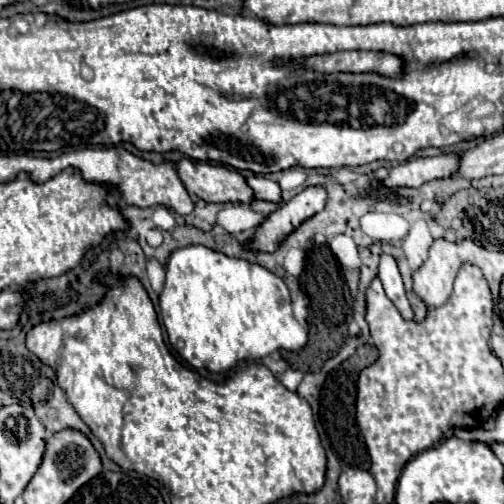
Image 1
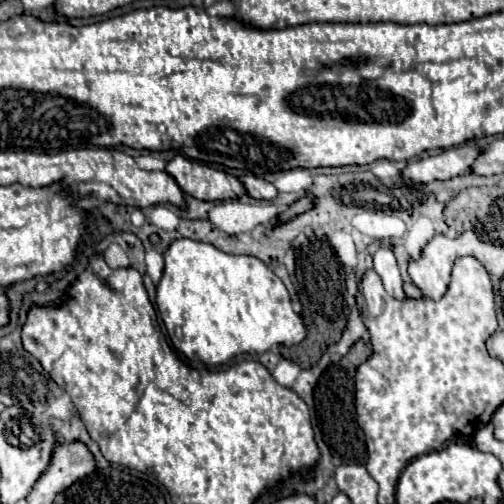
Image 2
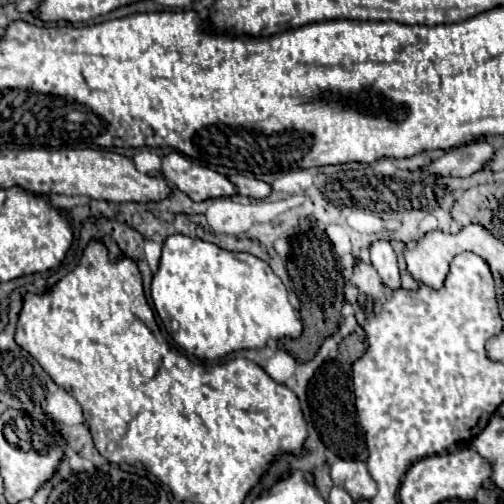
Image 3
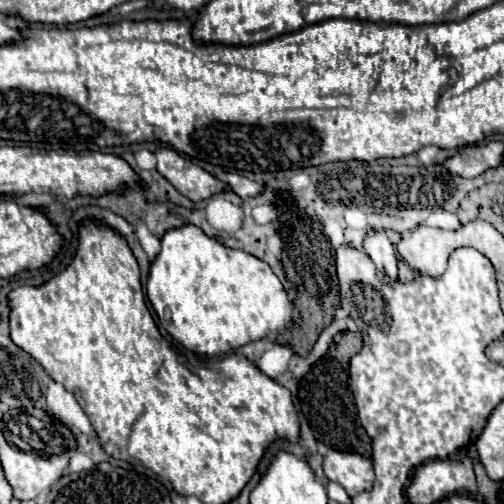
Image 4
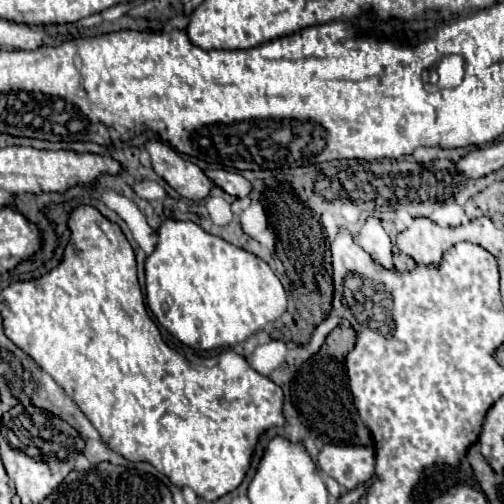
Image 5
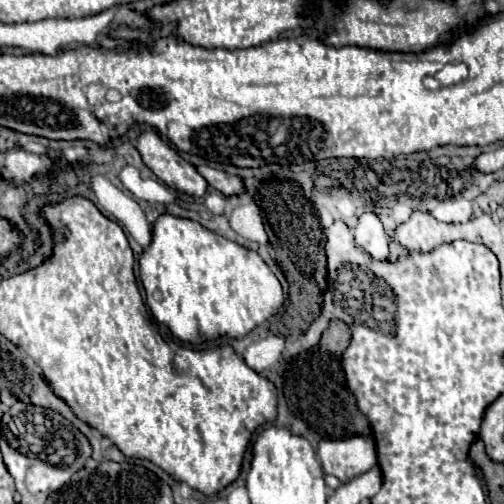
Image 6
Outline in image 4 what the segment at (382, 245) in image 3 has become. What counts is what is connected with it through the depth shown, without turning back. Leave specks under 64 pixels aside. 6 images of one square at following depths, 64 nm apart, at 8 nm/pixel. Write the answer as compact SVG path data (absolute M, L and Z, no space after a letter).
M370 232L364 240L364 250L380 272L384 272L390 280L398 280L396 250L384 232Z

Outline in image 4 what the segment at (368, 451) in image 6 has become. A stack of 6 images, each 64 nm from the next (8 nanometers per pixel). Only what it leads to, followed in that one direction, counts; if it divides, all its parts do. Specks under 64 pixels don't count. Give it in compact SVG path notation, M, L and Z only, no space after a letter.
M328 452L324 458L324 474L328 480L340 484L348 496L356 496L358 492L372 490L374 472L372 462L360 454L344 454L344 452Z

